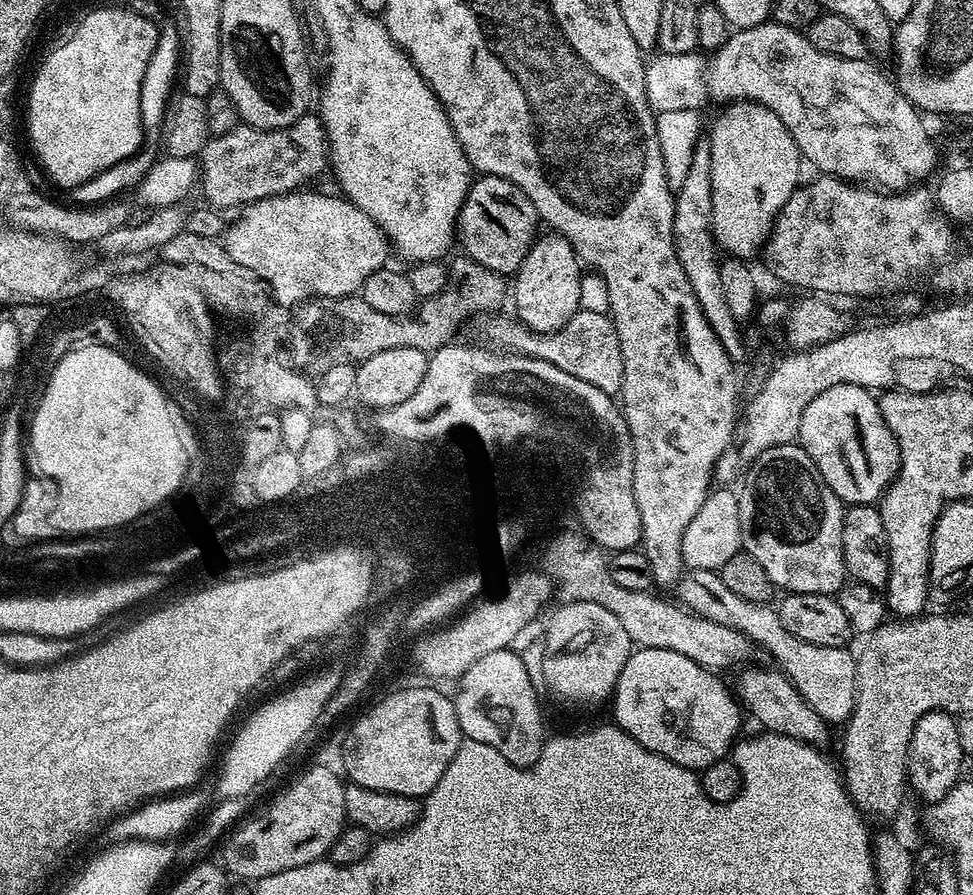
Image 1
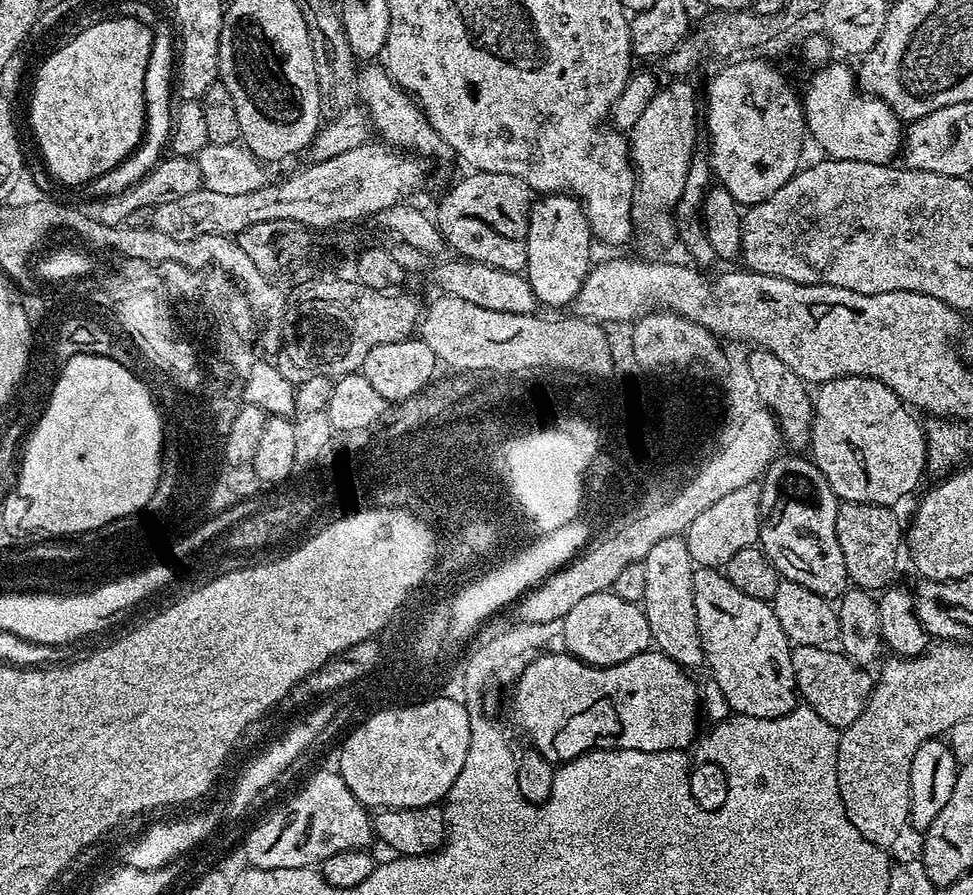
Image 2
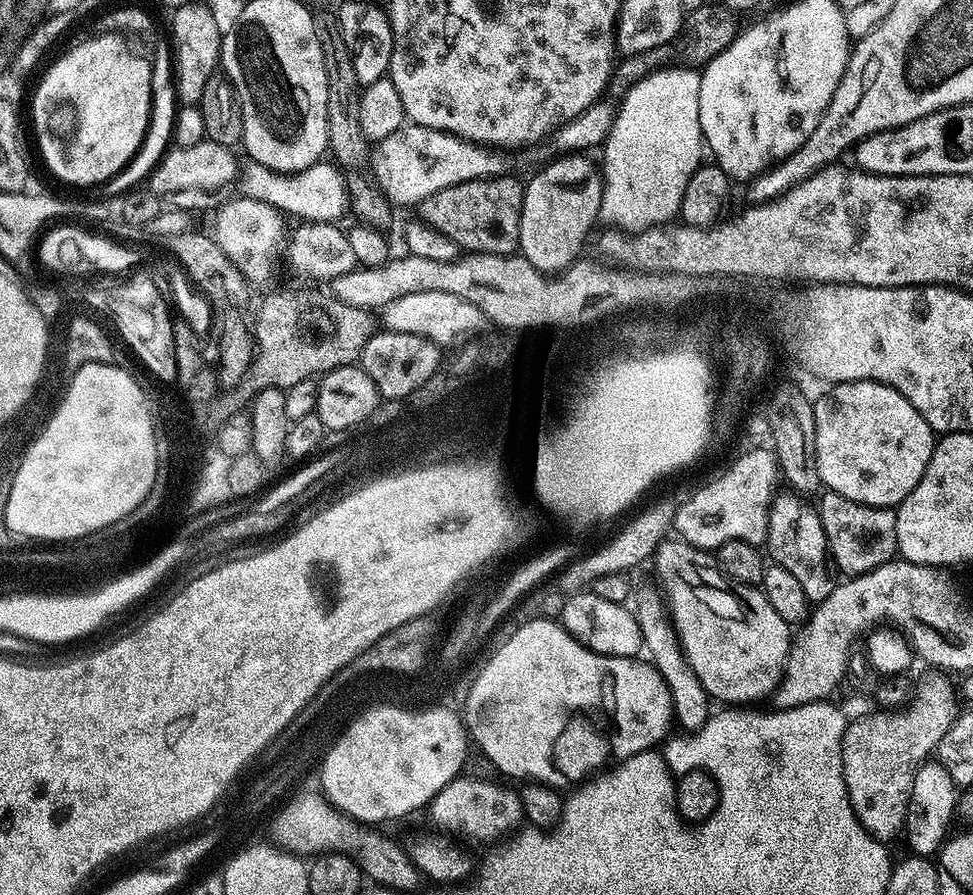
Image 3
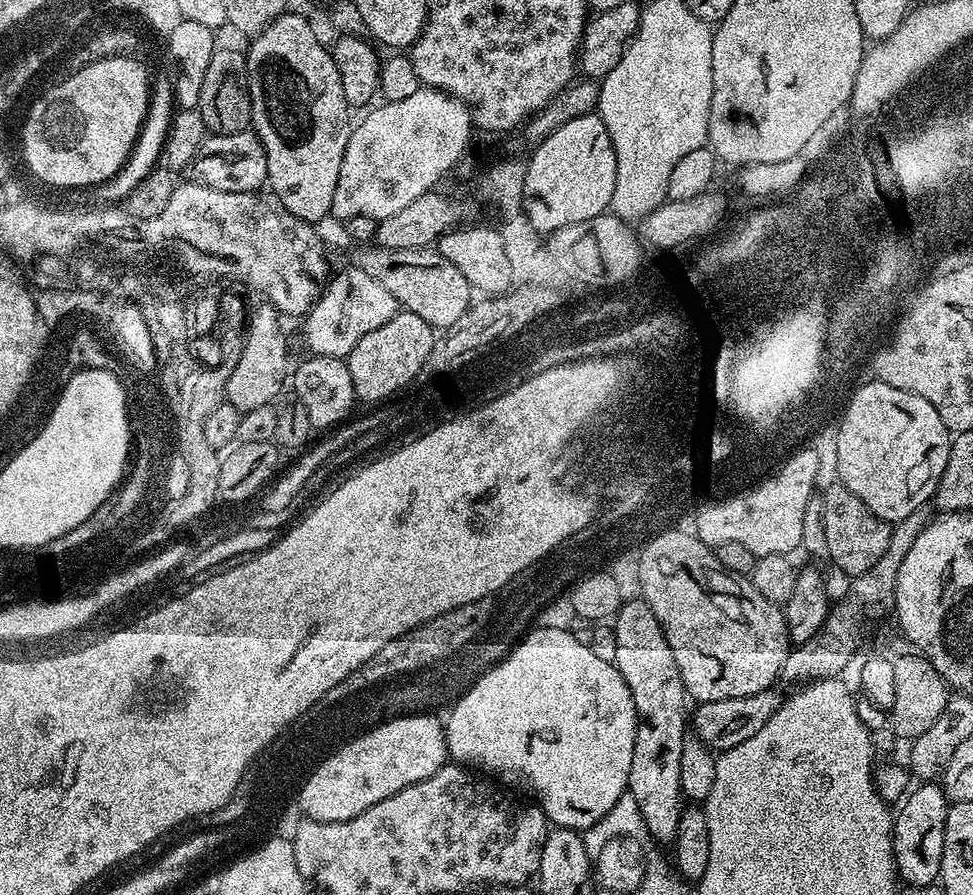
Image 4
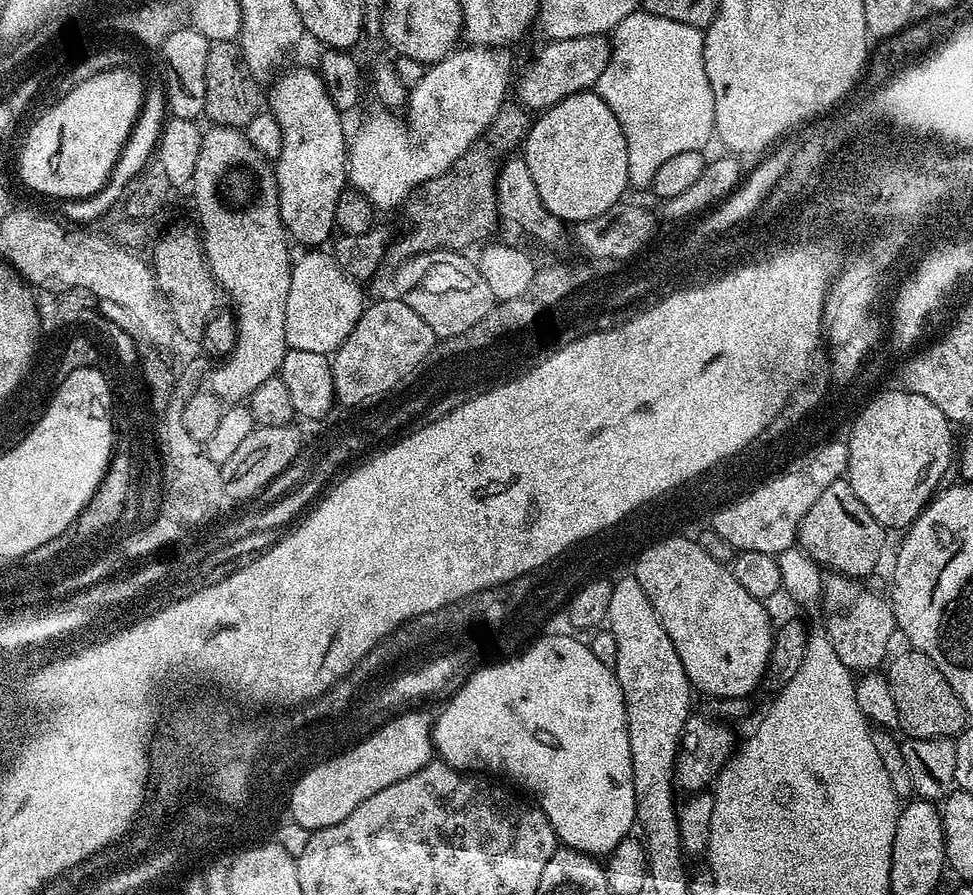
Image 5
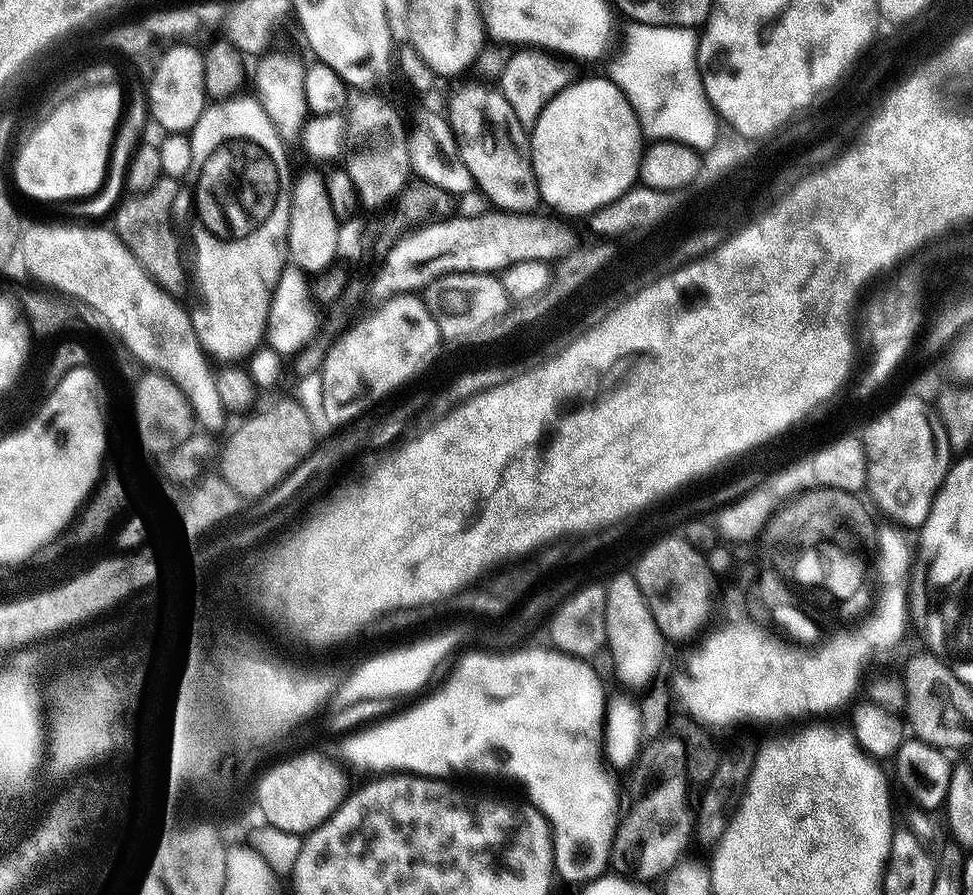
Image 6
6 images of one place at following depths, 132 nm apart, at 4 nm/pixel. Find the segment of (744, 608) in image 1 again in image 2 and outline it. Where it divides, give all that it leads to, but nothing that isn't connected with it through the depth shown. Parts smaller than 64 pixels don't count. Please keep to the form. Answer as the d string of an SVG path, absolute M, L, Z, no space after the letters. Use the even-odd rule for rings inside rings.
M802 645L793 647L792 665L796 675L799 699L818 714L818 718L830 722L838 730L848 728L862 714L871 697L874 676L871 671L859 668L850 657L828 646Z

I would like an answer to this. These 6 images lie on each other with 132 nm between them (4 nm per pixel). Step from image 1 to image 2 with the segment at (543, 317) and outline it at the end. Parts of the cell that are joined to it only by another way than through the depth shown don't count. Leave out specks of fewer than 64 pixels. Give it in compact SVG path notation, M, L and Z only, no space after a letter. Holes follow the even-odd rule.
M544 194L533 203L528 210L526 275L528 285L534 290L541 305L549 304L552 308L560 308L563 304L571 305L575 301L594 260L592 244L594 245L592 231L575 196Z

